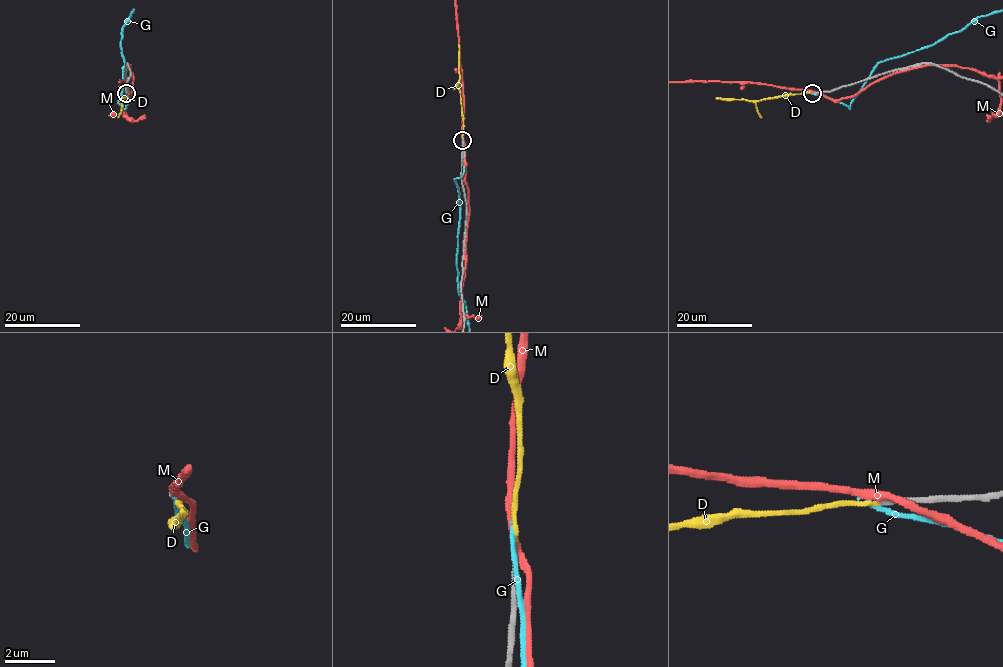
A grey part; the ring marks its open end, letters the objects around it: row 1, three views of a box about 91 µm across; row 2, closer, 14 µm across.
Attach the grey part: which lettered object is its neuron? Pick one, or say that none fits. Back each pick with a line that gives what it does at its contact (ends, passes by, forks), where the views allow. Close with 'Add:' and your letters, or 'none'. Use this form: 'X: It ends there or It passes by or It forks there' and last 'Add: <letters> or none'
D: It ends there
Add: D

